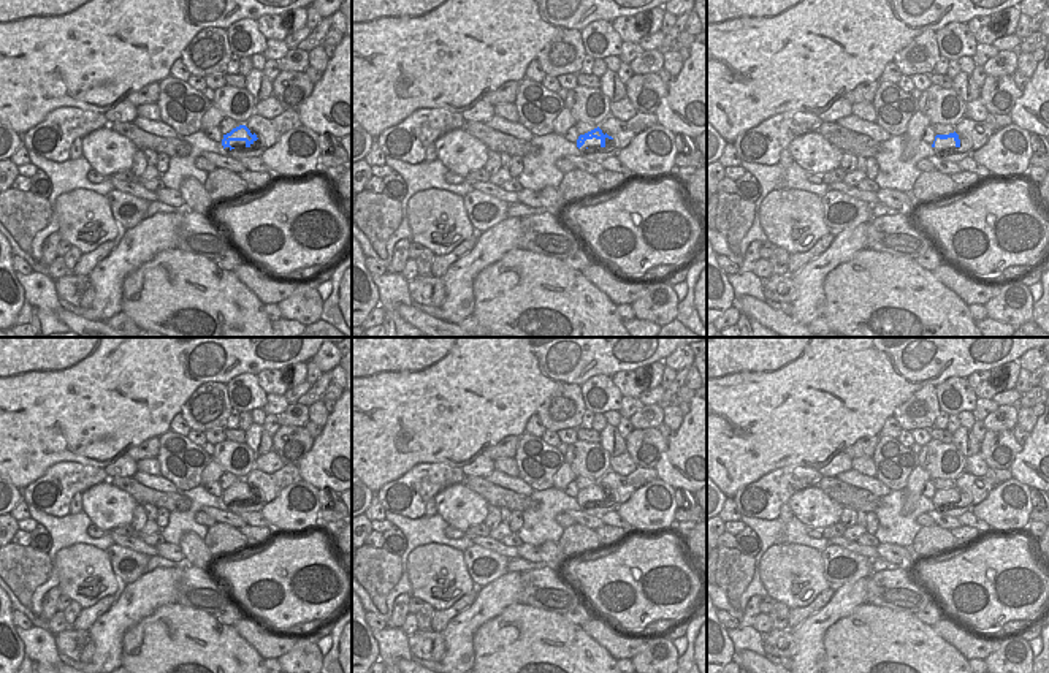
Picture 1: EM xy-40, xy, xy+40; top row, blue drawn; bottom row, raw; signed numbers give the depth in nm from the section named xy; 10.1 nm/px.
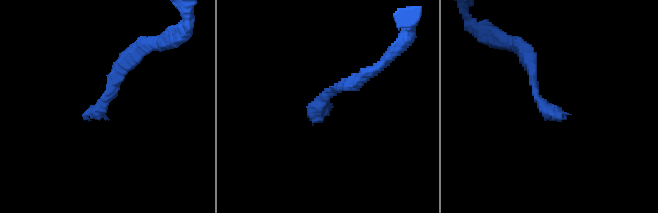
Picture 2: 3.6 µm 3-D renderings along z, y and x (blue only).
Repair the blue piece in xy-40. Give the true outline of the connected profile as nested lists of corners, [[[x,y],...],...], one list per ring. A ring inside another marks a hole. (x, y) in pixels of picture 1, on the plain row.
[[[239,480],[233,483],[230,488],[223,489],[222,500],[227,507],[247,505],[249,502],[254,504],[254,497],[257,494],[257,489],[252,489],[246,480]]]

